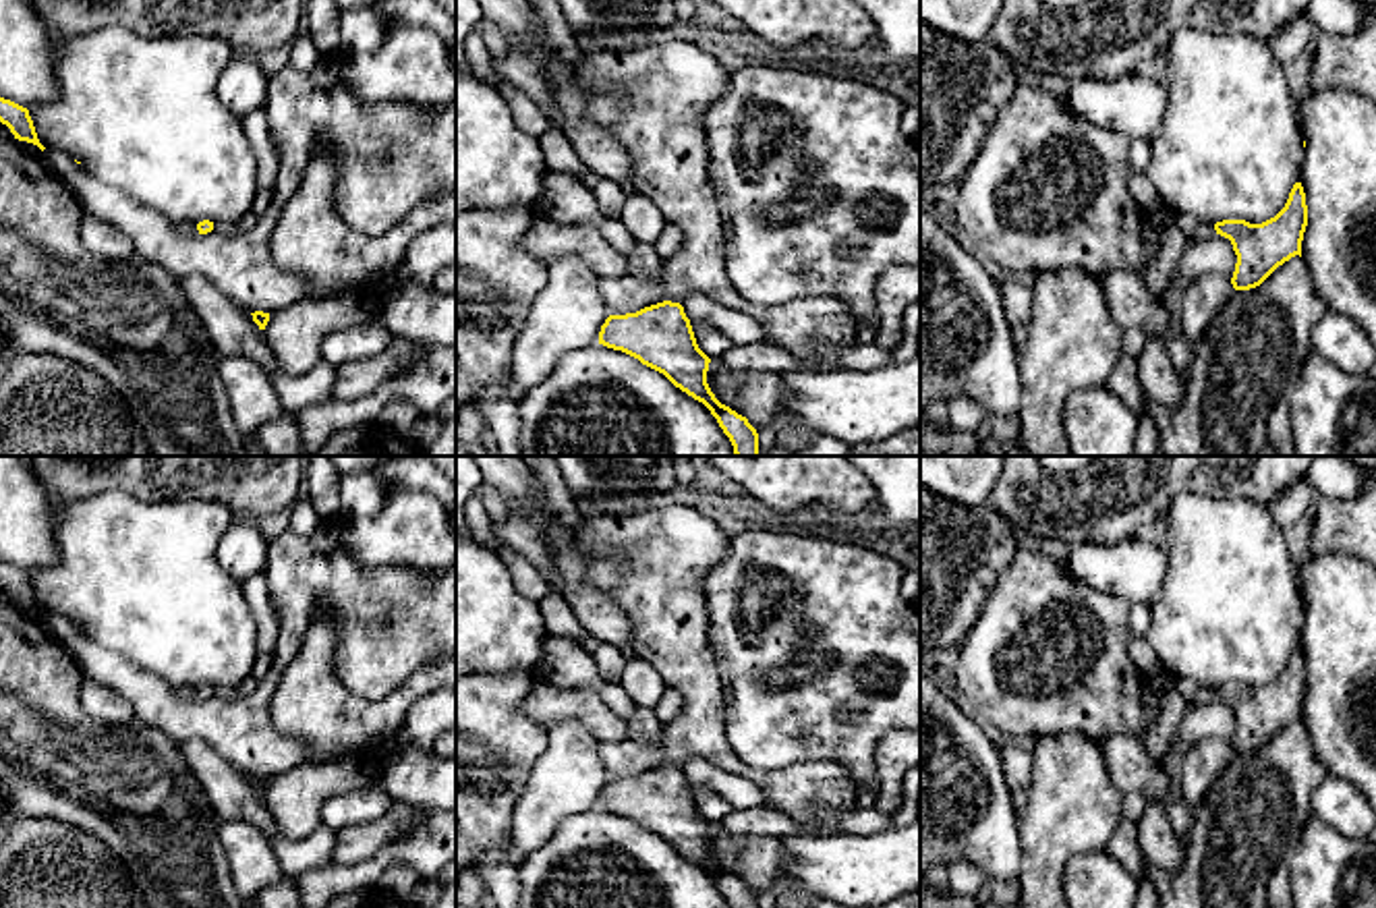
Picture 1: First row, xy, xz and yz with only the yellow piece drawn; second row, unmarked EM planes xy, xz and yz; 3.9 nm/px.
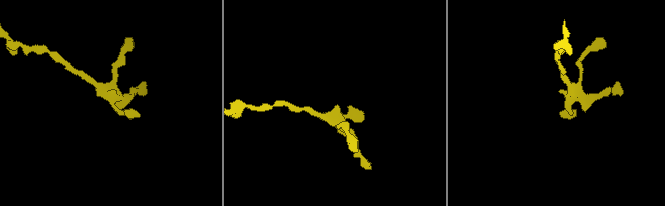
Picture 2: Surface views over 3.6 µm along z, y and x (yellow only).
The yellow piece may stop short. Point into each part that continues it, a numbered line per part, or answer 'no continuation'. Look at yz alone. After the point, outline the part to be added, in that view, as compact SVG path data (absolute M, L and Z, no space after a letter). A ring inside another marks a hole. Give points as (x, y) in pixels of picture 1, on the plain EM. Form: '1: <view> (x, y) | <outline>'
1: yz (1202, 695) | M1200 686L1192 699L1187 699L1187 707L1192 705L1200 705L1200 703L1208 703L1208 701L1214 701L1216 694L1214 694L1214 688L1208 688L1208 686Z

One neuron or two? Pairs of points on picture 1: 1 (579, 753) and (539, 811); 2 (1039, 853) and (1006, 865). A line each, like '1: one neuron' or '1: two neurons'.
1: one neuron
2: two neurons

